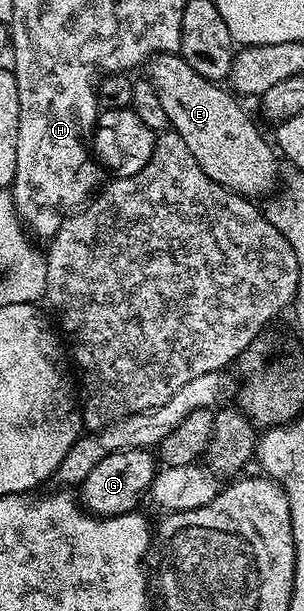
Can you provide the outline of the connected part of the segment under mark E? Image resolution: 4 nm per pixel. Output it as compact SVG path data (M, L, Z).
M177 53L155 55L149 60L149 67L149 81L158 91L170 127L188 145L196 165L204 169L209 179L251 201L257 200L257 195L269 196L279 186L279 156L271 140L269 143L258 132L257 125L242 108L243 100L233 90L225 91L221 82L200 77Z

